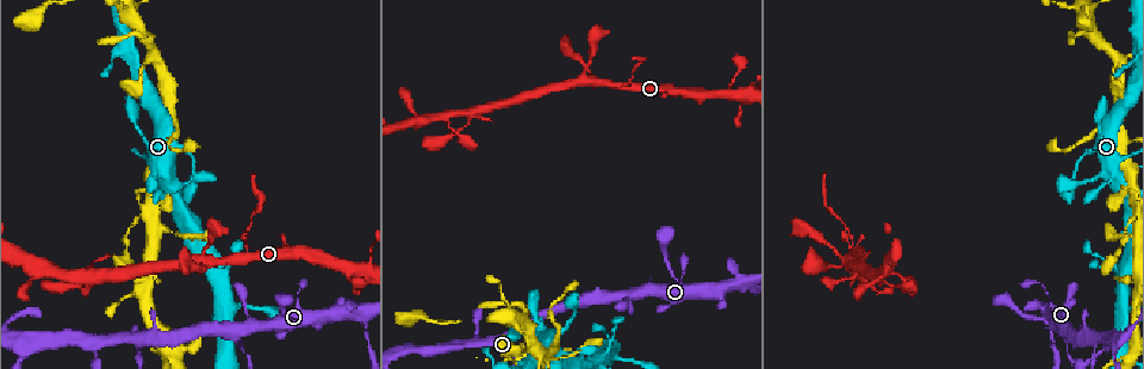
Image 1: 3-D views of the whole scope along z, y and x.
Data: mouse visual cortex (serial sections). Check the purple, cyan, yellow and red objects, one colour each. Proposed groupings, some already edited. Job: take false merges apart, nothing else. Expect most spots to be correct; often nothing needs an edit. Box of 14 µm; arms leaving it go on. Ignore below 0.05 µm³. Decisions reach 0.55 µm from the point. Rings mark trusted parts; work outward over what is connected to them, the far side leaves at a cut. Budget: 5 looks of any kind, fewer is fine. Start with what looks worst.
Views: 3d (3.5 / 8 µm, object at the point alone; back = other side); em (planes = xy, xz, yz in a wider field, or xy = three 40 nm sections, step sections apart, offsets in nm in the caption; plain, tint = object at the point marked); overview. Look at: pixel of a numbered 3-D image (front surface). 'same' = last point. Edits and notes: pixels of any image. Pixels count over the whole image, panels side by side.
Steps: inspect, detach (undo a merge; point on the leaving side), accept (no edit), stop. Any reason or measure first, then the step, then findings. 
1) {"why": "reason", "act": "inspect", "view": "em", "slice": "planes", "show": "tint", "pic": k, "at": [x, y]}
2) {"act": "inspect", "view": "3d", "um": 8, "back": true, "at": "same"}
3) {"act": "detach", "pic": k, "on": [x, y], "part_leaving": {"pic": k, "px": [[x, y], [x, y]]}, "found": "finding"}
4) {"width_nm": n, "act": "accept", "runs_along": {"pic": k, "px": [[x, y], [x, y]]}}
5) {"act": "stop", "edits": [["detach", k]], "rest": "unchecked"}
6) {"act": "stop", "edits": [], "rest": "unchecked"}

{"why": "thick turns thin", "act": "inspect", "view": "3d", "um": 3.5, "pic": 1, "at": [244, 237]}

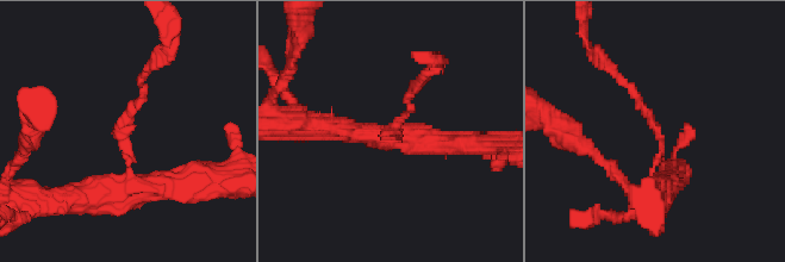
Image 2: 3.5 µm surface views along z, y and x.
{"arm_widths_nm": [100, 350], "act": "inspect", "view": "em", "slice": "xy", "step": 3, "show": "tint", "pic": 2, "at": [390, 138]}

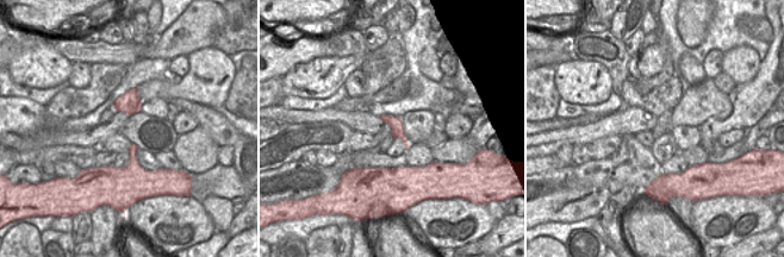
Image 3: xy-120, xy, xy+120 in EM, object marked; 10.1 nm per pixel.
{"act": "detach", "pic": 2, "on": [123, 124], "border": {"pic": 3, "px": [[130, 154], [135, 155]]}, "found": "two cells meet here"}

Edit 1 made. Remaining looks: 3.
{"why": "see it whole again", "act": "inspect", "view": "overview"}

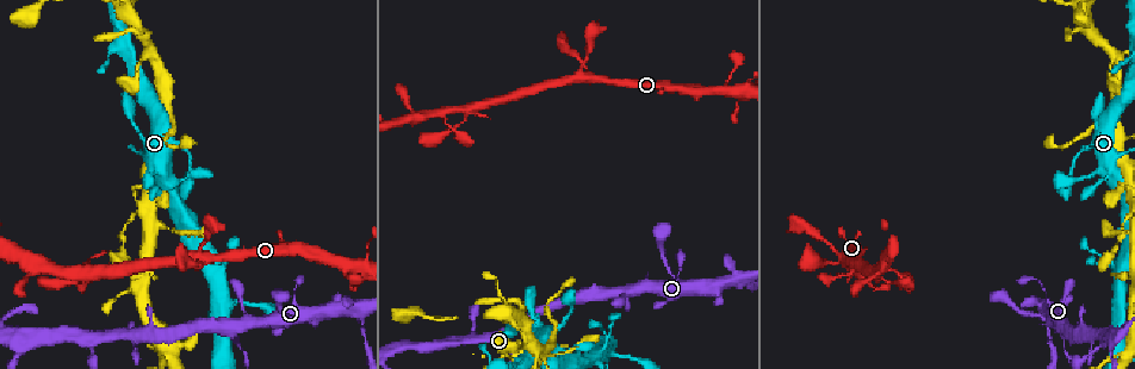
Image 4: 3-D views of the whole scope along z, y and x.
{"act": "inspect", "view": "3d", "um": 3.5, "pic": 4, "at": [362, 267]}

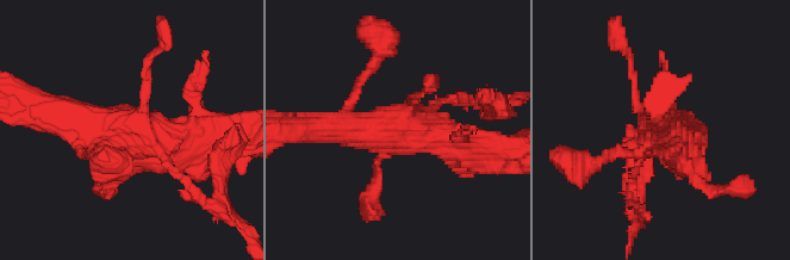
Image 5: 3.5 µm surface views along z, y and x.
{"why": "shape alone is not enough", "act": "inspect", "view": "em", "slice": "xy", "step": 3, "show": "tint", "pic": 5, "at": [392, 128]}

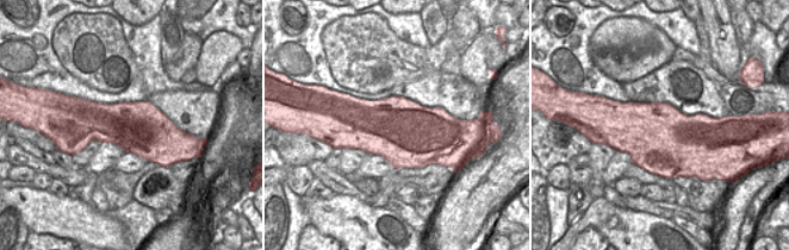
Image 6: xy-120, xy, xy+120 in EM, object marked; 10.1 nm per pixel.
{"width_nm": 650, "act": "accept", "runs_along": {"pic": 5, "px": [[315, 127], [387, 130], [412, 99]]}, "found": "continuous, no second cell"}

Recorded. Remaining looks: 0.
{"act": "stop", "edits": [["detach", 2]], "rest": "unchecked"}

